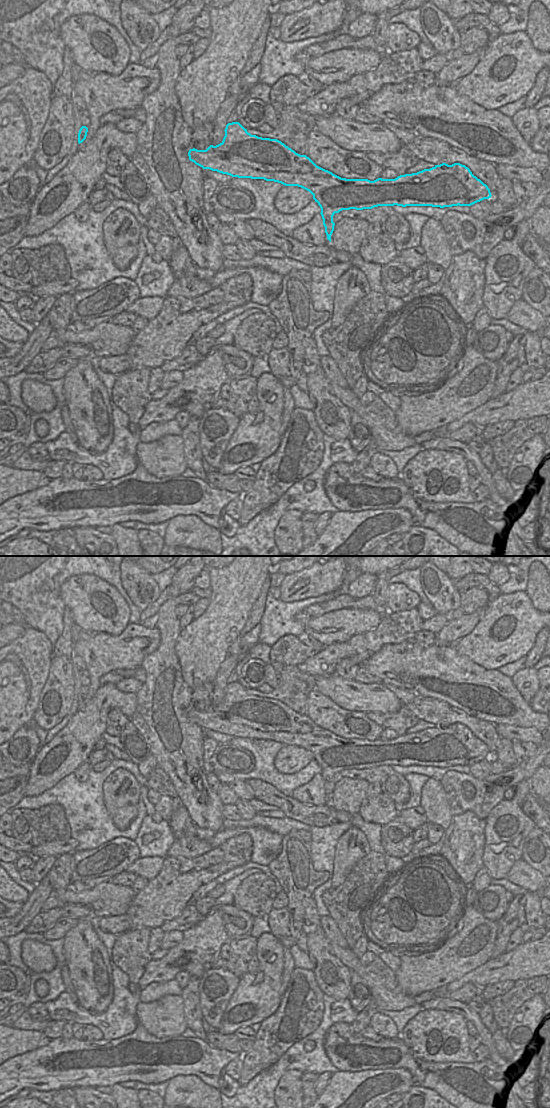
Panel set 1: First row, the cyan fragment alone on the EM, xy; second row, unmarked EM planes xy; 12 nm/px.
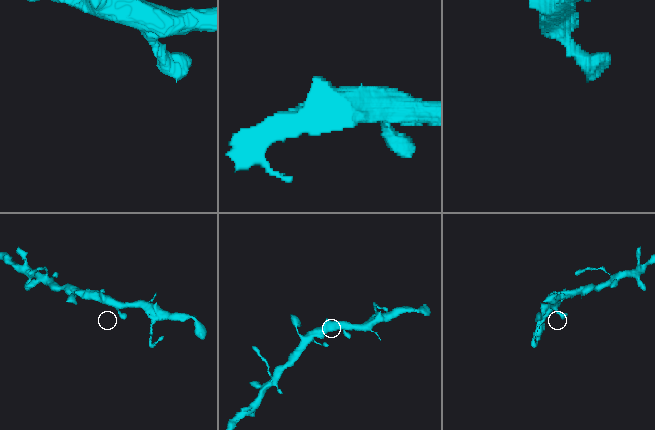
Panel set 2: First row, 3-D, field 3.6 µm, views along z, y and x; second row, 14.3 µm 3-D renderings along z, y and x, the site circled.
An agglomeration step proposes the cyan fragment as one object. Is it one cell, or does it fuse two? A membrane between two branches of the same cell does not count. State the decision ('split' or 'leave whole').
leave whole

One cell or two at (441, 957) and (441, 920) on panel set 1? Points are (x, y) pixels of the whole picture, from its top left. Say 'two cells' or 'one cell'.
two cells

